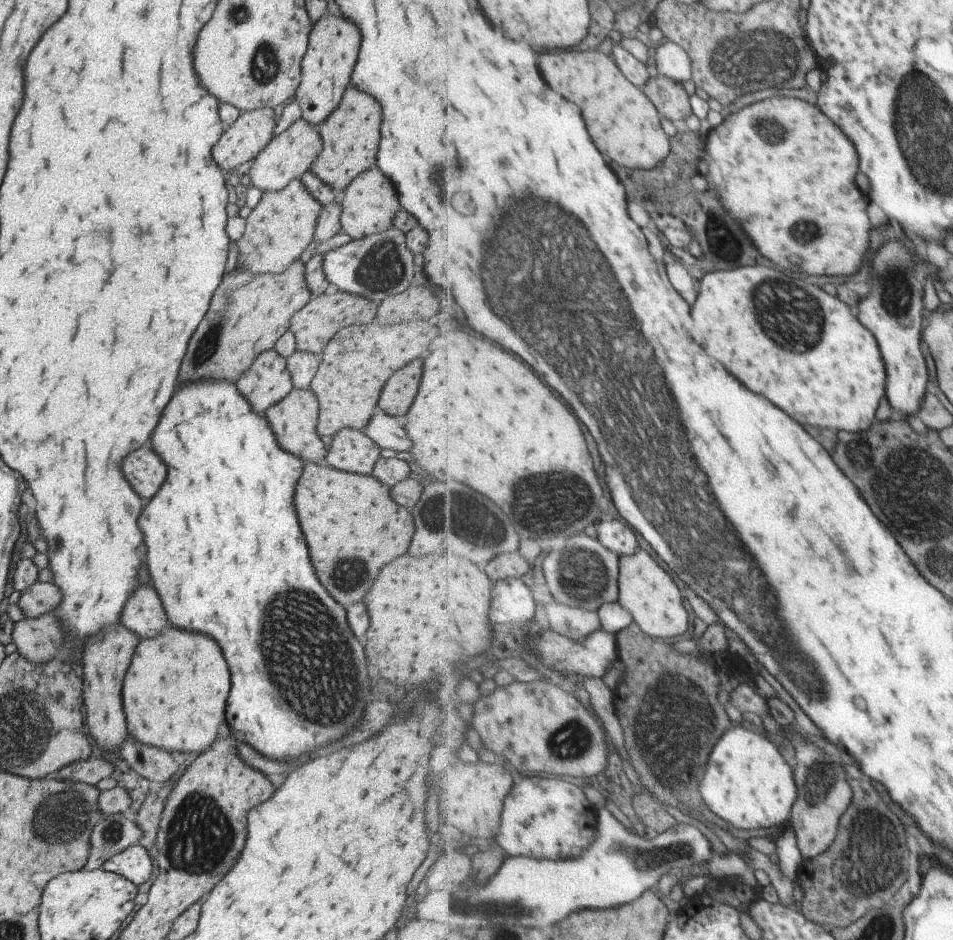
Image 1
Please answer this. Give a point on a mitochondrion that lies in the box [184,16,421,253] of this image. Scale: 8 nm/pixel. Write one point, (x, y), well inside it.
(265, 66)

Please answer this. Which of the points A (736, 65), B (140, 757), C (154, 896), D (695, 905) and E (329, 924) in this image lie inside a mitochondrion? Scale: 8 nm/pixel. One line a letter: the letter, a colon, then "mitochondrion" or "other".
A: mitochondrion
B: other
C: other
D: other
E: other

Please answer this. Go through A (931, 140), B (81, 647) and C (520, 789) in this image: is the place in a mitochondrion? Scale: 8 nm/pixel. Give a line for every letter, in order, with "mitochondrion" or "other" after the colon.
A: mitochondrion
B: other
C: other

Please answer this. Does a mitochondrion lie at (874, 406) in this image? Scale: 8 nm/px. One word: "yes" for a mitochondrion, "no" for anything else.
no

